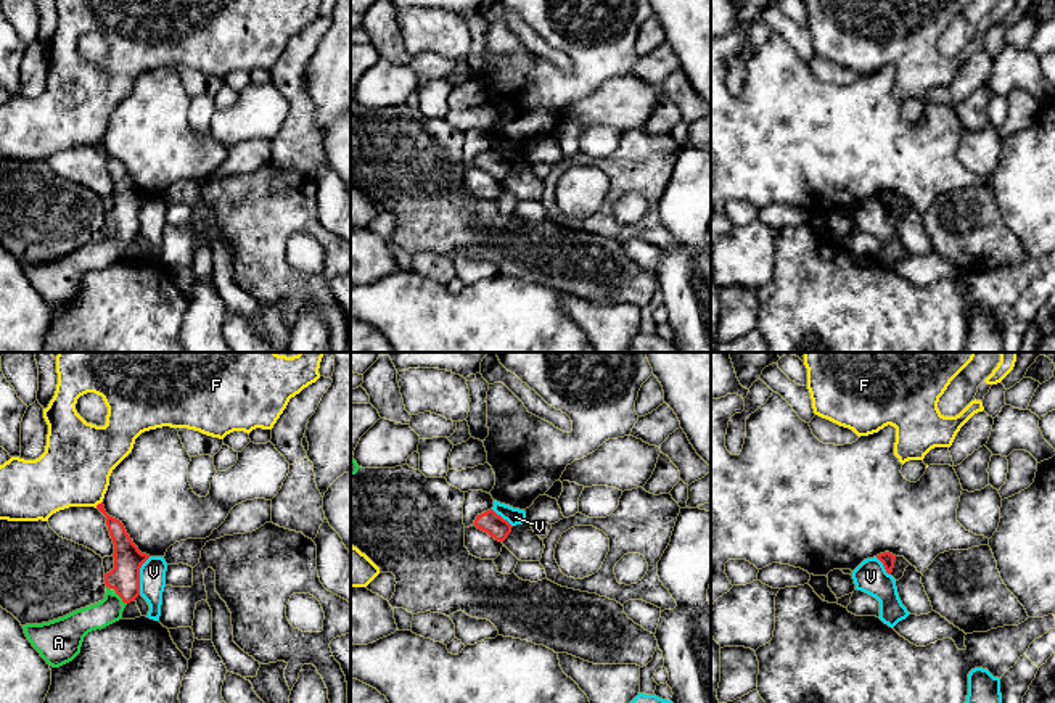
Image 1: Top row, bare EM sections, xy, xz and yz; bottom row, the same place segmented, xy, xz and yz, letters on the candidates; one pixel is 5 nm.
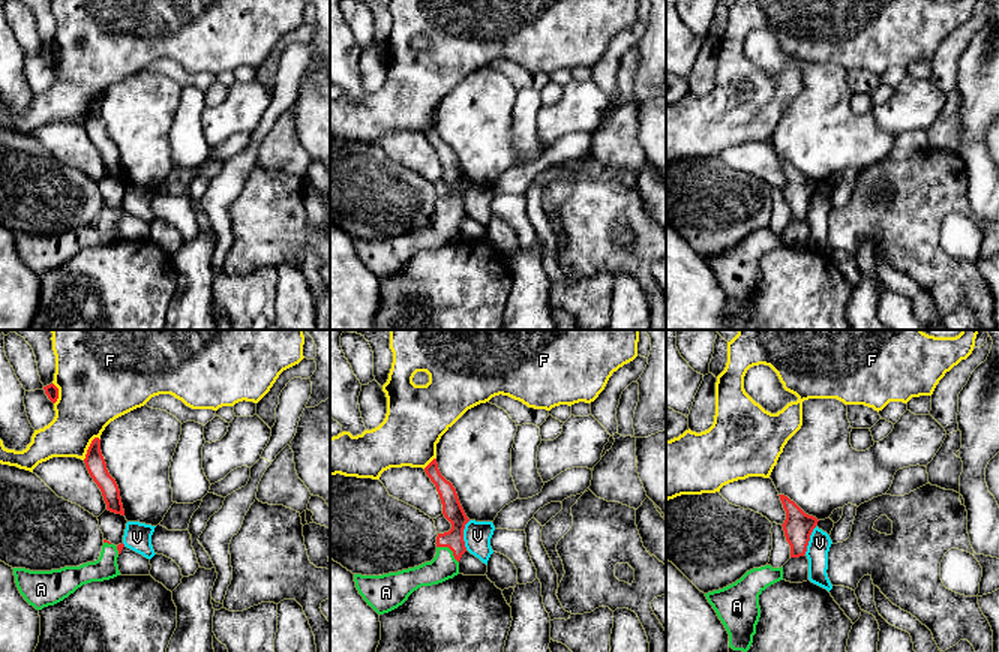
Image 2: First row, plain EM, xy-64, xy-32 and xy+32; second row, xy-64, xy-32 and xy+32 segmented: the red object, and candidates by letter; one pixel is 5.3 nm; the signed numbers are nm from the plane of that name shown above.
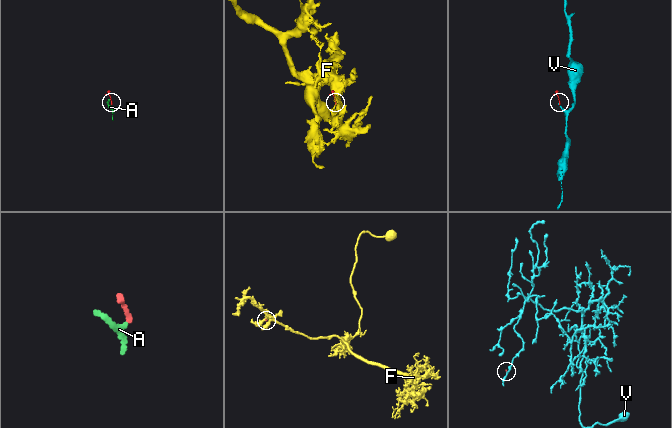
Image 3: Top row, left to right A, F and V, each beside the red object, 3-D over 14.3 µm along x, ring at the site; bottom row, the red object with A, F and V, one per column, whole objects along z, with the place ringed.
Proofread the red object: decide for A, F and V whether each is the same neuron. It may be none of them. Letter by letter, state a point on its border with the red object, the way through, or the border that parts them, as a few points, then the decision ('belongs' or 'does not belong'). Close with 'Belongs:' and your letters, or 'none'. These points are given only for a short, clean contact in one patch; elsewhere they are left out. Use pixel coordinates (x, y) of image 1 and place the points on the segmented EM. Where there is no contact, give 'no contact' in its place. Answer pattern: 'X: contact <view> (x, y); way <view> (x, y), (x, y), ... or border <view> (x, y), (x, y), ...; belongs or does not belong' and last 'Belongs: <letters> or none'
A: contact xy (119, 596); way xy (124, 578), (119, 596), (100, 615), (79, 623); belongs
F: contact xy (98, 504); does not belong
V: contact xy (139, 576); border xy (150, 557), (140, 568), (139, 594); does not belong
Belongs: A

